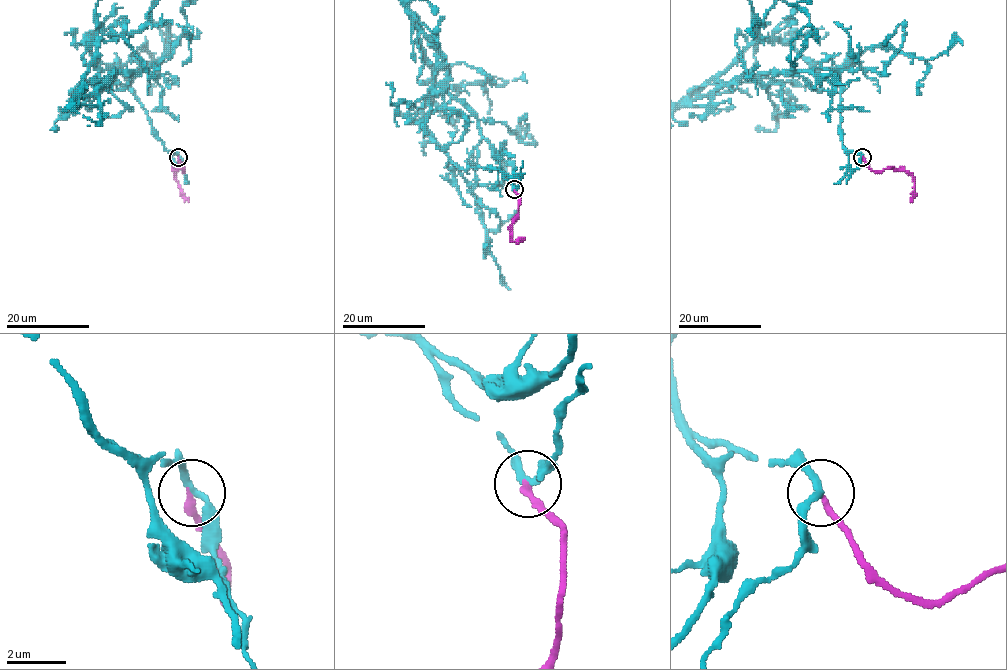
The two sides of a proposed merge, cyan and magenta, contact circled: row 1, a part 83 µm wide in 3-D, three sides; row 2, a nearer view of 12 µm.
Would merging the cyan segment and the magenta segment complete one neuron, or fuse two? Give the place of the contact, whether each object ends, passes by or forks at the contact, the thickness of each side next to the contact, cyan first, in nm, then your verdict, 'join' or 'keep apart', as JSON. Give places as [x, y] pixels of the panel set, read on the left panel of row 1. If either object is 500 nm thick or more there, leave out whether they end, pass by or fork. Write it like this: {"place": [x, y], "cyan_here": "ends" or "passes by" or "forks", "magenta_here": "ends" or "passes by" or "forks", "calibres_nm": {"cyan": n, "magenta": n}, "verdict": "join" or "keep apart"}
{"place": [178, 157], "cyan_here": "passes by", "magenta_here": "ends", "calibres_nm": {"cyan": 200, "magenta": 240}, "verdict": "join"}

